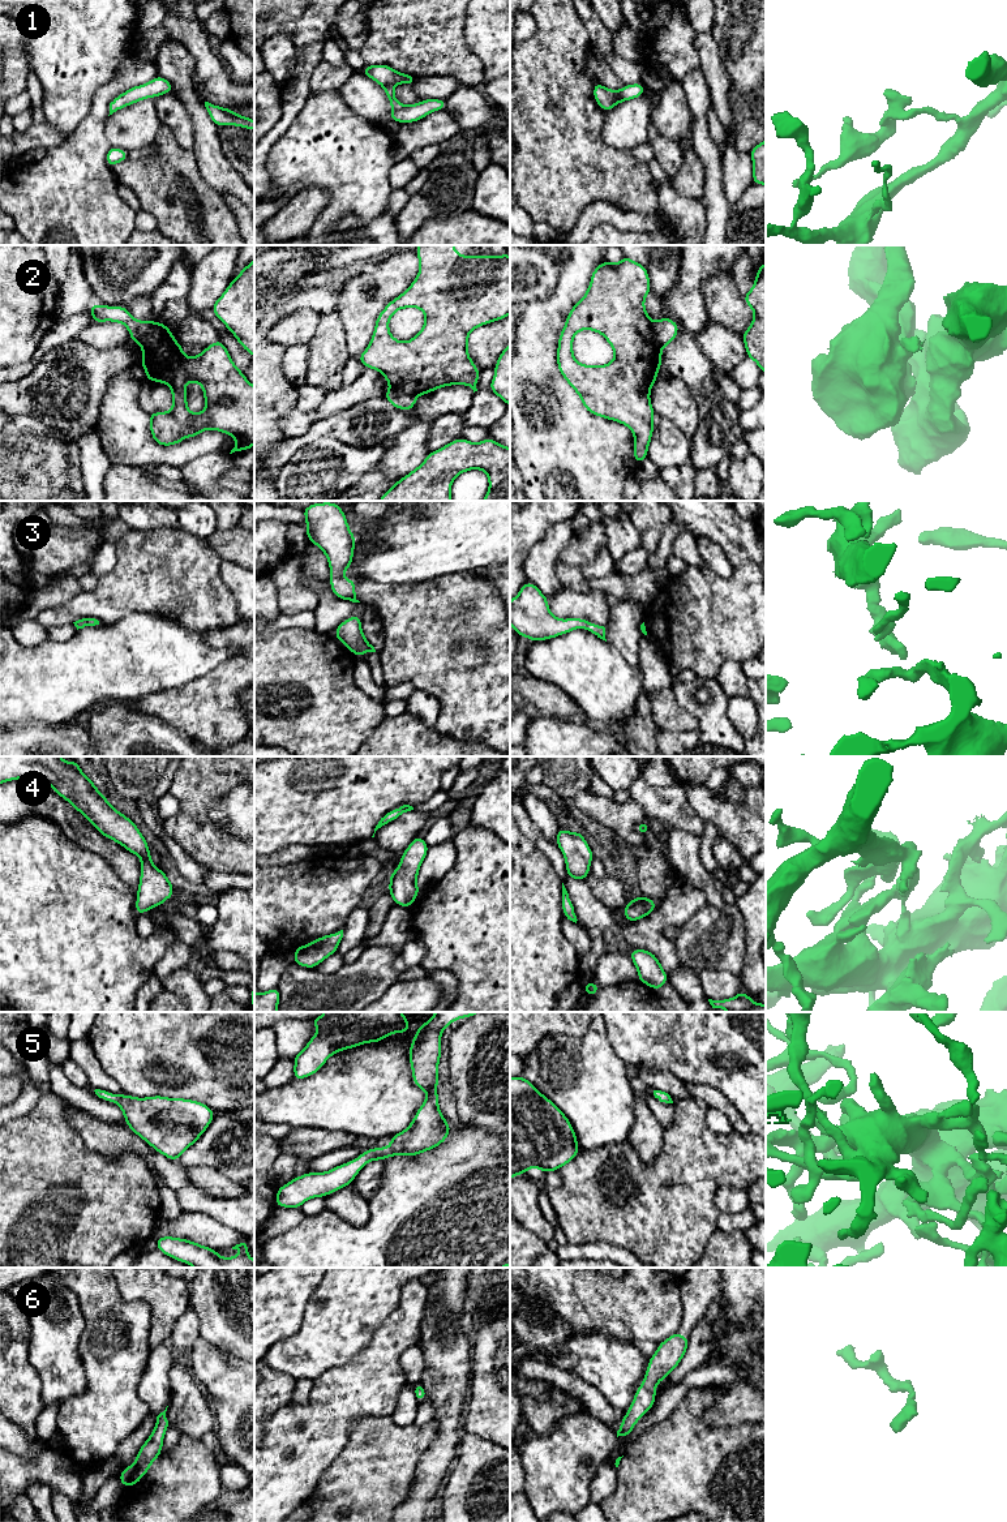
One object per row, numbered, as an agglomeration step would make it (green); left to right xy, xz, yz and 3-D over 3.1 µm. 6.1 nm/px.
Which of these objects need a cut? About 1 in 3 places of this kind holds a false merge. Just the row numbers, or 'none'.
2

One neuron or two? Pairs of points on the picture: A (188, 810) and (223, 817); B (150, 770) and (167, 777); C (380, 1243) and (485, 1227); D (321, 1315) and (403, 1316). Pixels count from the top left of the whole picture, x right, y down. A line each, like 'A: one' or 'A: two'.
A: two
B: two
C: one
D: two

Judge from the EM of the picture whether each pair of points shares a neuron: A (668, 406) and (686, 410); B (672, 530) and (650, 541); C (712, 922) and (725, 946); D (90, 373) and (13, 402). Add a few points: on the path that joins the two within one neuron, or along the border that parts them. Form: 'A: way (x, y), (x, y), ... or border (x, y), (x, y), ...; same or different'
A: way (672, 406), (678, 406), (682, 410); same
B: border (672, 521), (665, 527), (659, 547), (650, 556); different
C: way (712, 927), (712, 933), (720, 940); same
D: way (71, 381), (60, 391), (48, 391), (33, 401); same

